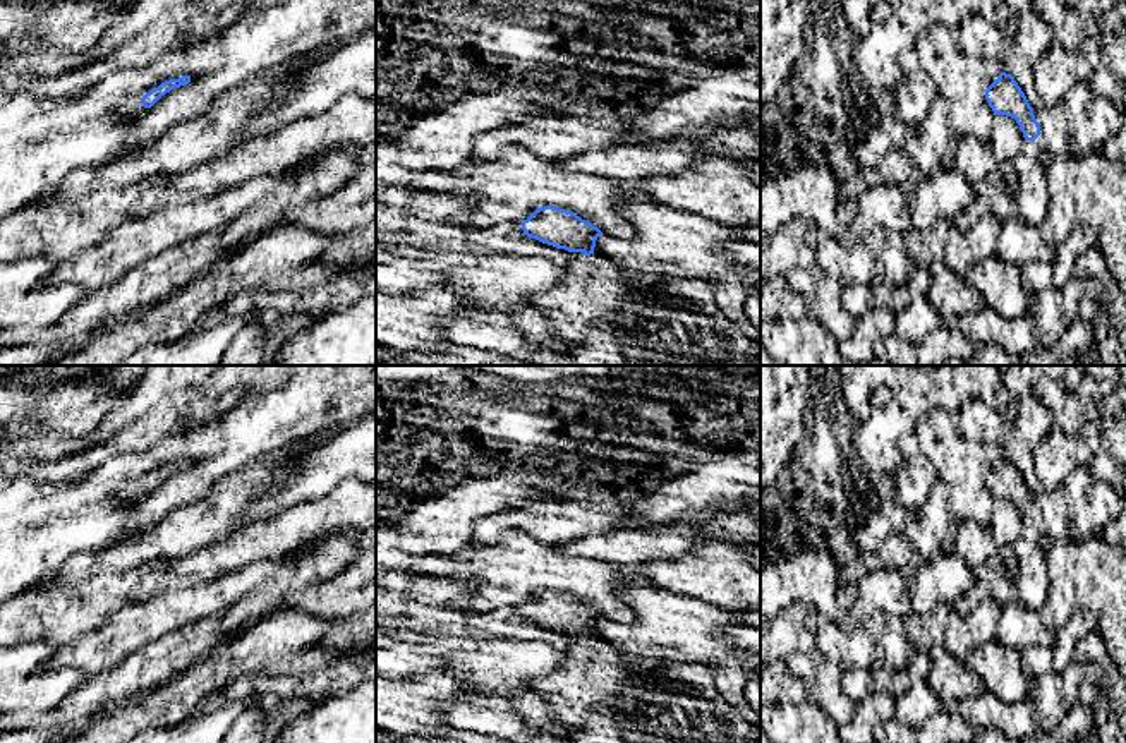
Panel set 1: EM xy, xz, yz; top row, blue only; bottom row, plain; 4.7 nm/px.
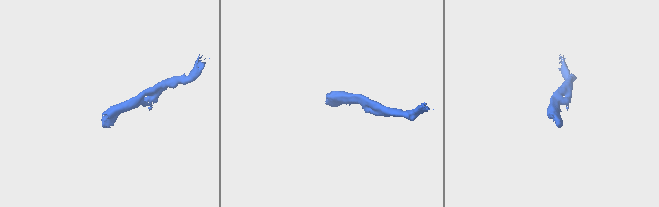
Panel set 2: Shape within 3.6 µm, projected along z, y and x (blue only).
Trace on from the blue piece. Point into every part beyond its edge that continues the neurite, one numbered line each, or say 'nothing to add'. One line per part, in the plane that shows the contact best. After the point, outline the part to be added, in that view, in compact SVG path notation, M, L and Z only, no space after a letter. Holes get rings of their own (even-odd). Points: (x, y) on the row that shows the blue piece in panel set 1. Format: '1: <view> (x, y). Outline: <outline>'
1: yz (1078, 124). Outline: M1088 81L1076 82L1061 101L1042 105L1033 115L1040 136L1025 142L1047 161L1099 153L1121 127L1121 112L1107 98L1095 96Z

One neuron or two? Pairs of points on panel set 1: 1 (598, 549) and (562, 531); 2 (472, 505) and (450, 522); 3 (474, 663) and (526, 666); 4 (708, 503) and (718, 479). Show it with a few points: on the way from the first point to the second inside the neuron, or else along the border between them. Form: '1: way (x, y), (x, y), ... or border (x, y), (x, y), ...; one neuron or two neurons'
1: border (620, 529), (586, 534), (579, 539), (555, 544); two neurons
2: way (467, 505), (455, 517); one neuron
3: way (486, 663), (514, 663); one neuron
4: border (694, 474), (716, 493), (742, 484); two neurons

